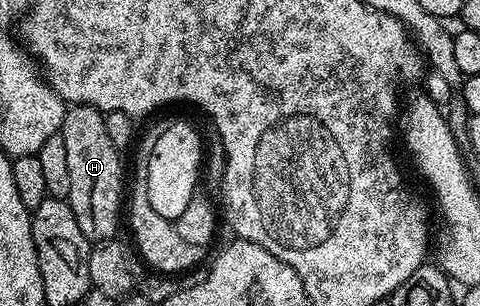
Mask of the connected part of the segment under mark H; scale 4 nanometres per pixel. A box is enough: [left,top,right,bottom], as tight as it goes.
[62,105,124,243]

